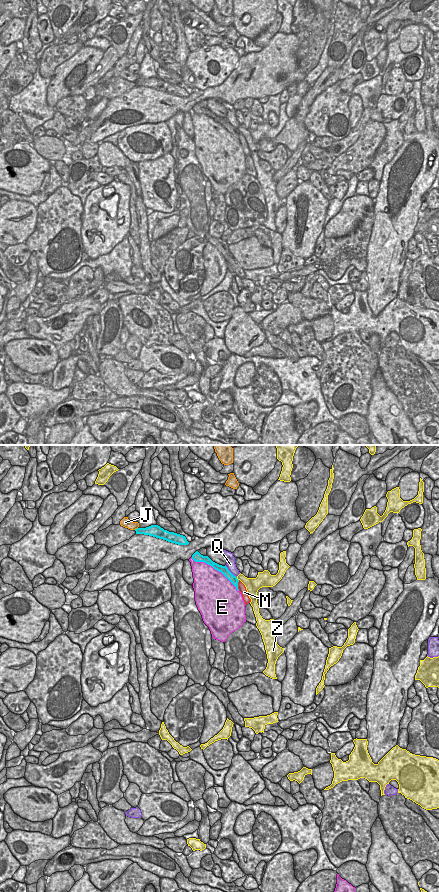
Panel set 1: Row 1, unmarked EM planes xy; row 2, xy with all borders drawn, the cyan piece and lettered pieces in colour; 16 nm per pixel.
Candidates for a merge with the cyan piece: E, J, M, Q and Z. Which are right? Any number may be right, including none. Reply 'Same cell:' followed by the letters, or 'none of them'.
Same cell: M

